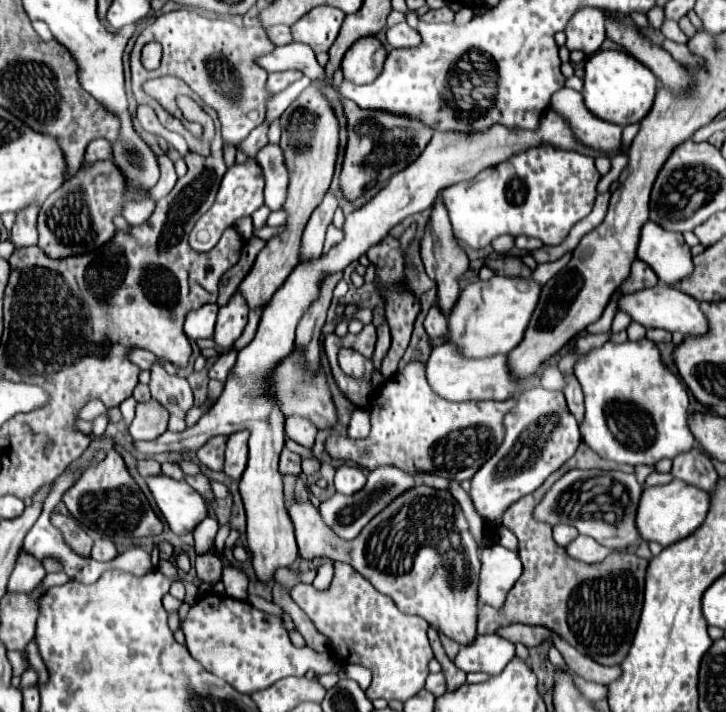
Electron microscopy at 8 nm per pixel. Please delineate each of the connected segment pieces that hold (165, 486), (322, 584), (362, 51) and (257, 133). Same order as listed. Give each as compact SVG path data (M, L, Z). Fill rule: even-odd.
M160 473L146 477L146 483L160 513L176 535L190 533L206 517L208 507L204 499L186 481L174 481Z
M328 561L328 563L322 565L322 573L316 575L316 579L314 579L312 585L314 585L316 589L324 591L324 589L330 587L330 581L332 581L332 561Z
M376 37L358 39L358 43L354 43L354 47L350 47L342 59L344 79L354 85L372 83L378 77L378 71L382 71L384 59L386 49Z
M264 121L262 125L258 125L244 141L242 141L242 151L246 155L256 155L264 145L268 143L268 121Z

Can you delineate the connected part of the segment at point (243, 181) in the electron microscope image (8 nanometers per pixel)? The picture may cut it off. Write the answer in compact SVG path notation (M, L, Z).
M248 157L246 163L234 163L232 167L228 167L222 179L214 207L196 221L194 229L188 234L190 247L201 253L210 251L218 243L228 225L234 225L242 217L250 217L262 205L264 205L264 173L258 161L254 157Z

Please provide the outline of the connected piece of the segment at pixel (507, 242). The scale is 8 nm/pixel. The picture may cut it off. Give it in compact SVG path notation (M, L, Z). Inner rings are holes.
M510 235L498 237L498 239L494 239L494 243L492 243L492 249L494 249L498 255L506 255L512 247L514 247L514 237L510 237Z

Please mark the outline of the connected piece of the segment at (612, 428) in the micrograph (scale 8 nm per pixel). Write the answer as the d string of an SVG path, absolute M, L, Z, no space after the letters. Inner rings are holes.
M624 341L624 343L604 343L602 347L594 347L584 353L574 365L574 375L582 385L586 399L586 413L580 423L582 441L602 459L610 459L616 463L630 465L630 451L639 447L637 453L647 453L647 463L654 465L664 458L674 459L680 453L686 453L694 447L694 435L688 427L690 417L690 397L680 377L674 375L660 359L660 351L654 341Z

